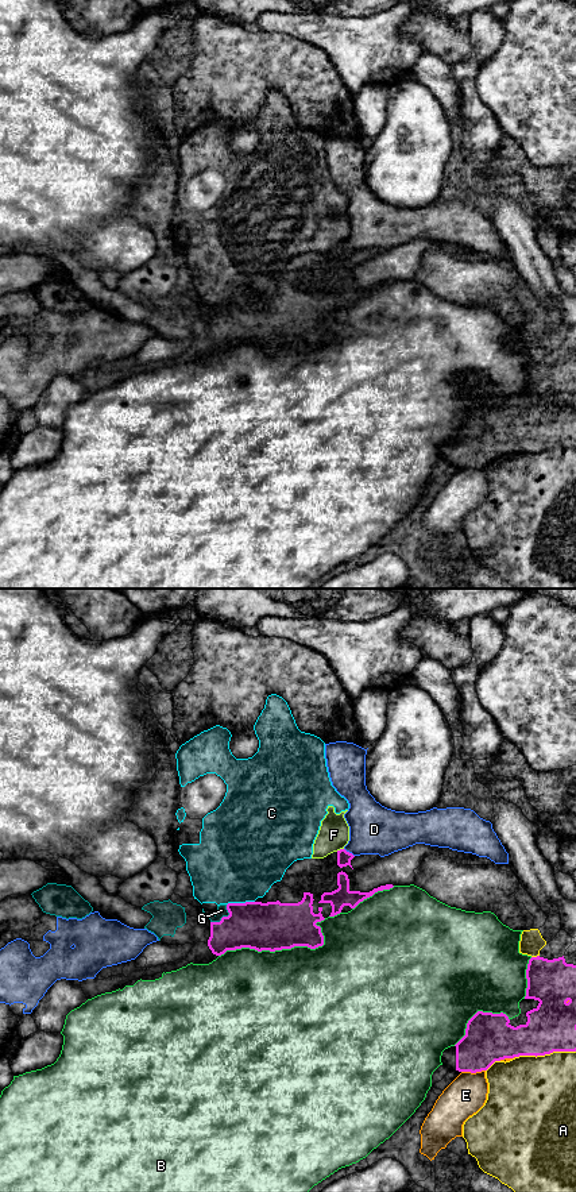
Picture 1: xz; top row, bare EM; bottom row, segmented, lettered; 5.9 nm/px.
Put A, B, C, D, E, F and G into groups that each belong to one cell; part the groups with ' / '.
A / B / C F / D / E / G

